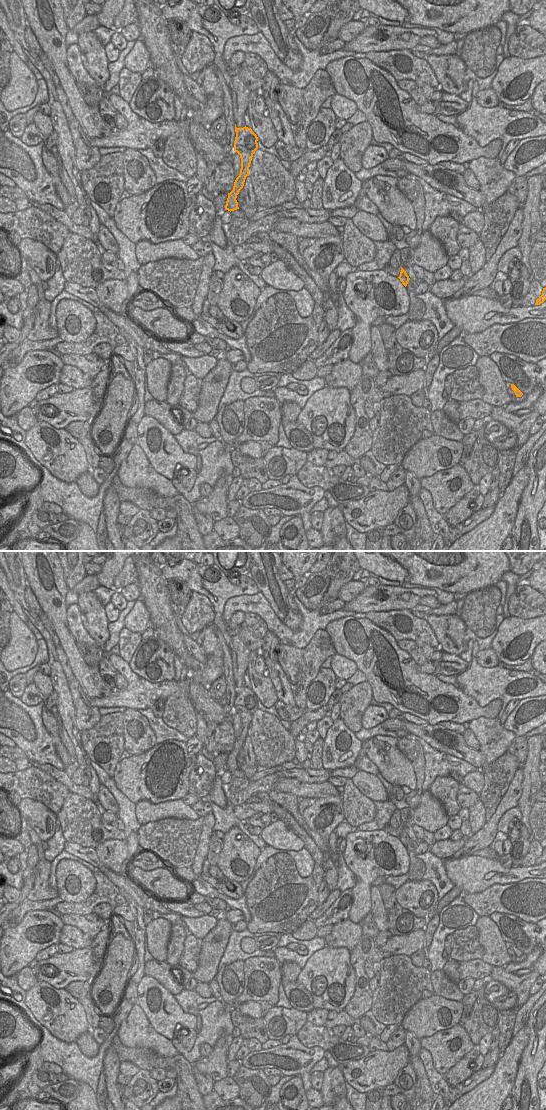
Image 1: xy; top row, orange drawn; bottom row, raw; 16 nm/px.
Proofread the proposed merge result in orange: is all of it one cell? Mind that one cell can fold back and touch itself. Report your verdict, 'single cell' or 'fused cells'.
fused cells

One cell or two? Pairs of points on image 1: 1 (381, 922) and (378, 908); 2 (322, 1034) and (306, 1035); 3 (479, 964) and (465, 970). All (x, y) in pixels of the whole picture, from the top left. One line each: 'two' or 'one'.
1: one
2: one
3: one

